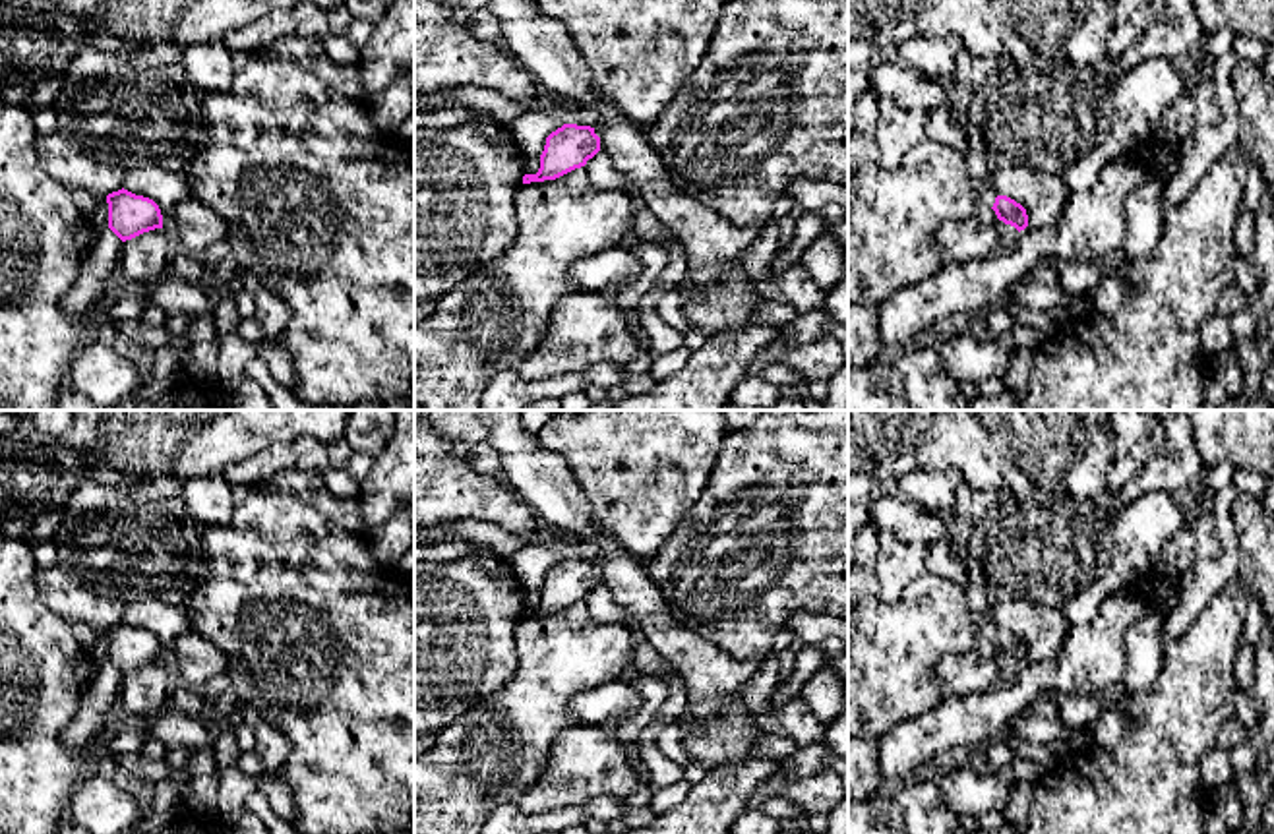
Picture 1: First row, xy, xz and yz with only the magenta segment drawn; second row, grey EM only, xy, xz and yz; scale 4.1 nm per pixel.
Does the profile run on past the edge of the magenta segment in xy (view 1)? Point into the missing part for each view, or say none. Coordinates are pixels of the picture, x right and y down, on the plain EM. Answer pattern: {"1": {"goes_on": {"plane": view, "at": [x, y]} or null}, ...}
{"1": {"goes_on": null}}

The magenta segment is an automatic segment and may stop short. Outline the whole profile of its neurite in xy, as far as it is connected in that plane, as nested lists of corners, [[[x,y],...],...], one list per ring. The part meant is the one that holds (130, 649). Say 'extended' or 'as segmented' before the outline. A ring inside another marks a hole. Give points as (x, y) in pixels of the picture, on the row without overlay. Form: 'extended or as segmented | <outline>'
as segmented | [[[118,623],[106,629],[108,662],[122,673],[132,673],[143,666],[163,662],[159,639],[143,629]]]

